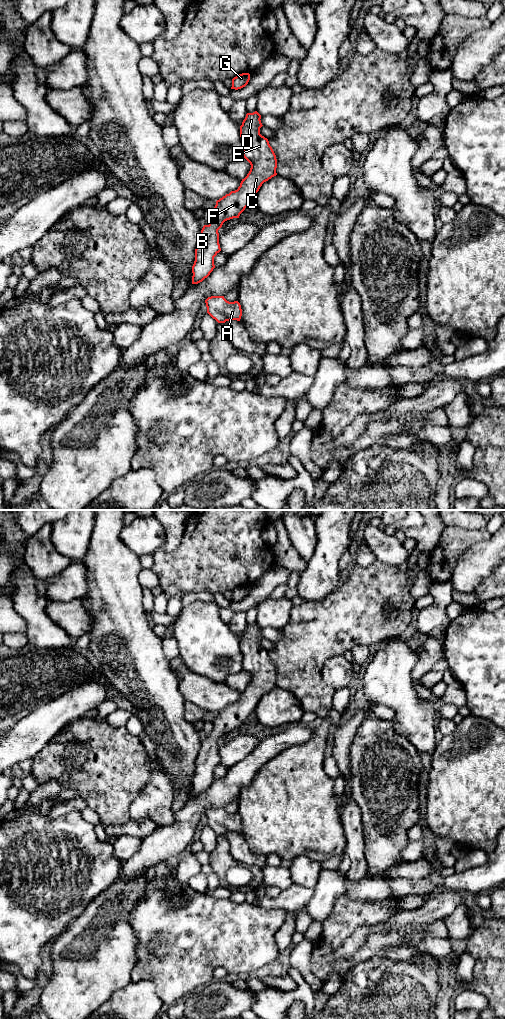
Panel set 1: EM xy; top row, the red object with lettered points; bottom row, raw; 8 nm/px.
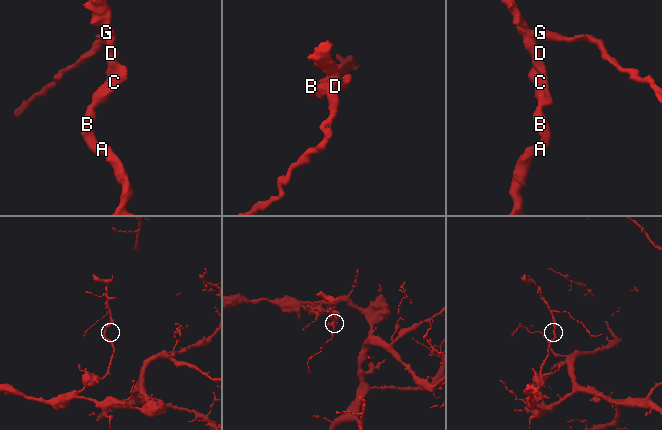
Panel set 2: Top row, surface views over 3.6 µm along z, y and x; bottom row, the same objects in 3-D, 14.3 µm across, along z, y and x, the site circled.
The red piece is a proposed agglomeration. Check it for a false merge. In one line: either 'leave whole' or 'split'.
leave whole

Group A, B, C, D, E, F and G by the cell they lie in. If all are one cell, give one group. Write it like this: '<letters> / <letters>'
A B C D E F G

